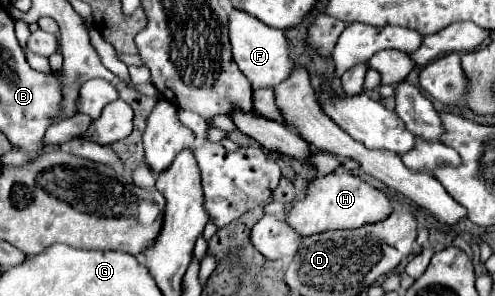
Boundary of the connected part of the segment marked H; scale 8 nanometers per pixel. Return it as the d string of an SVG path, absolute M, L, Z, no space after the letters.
M329 173L325 177L315 177L313 181L309 181L305 197L289 205L285 221L289 221L289 227L293 227L297 235L307 237L331 229L355 229L365 223L375 223L385 219L385 215L389 215L391 211L391 201L383 191L363 183L359 177L351 173Z

